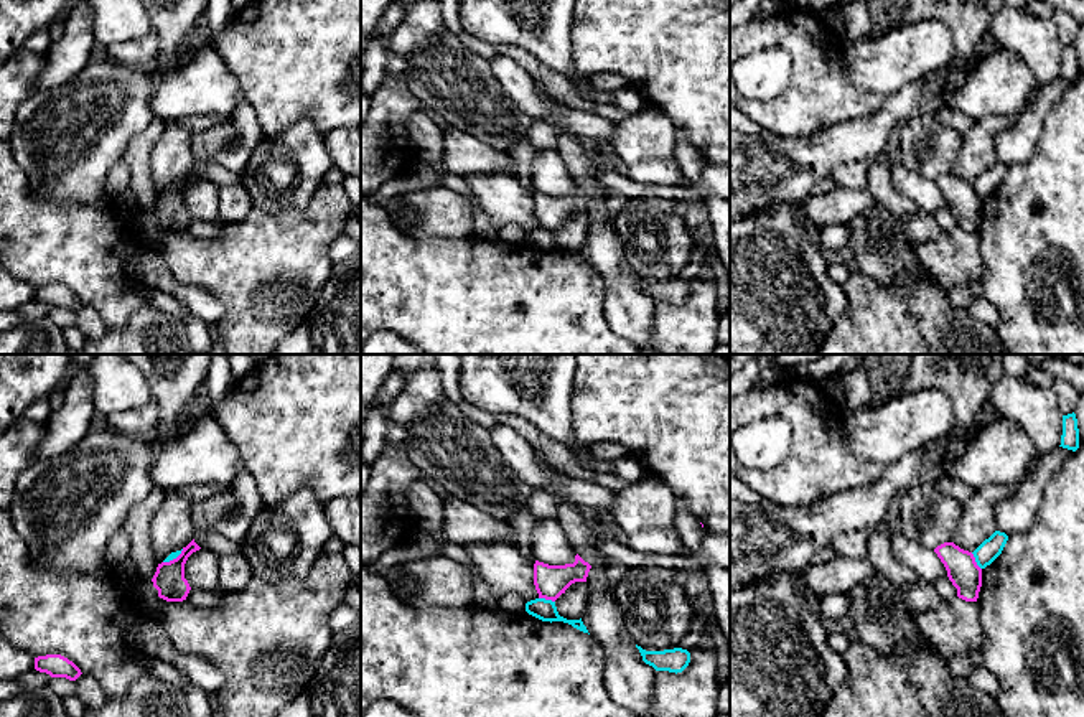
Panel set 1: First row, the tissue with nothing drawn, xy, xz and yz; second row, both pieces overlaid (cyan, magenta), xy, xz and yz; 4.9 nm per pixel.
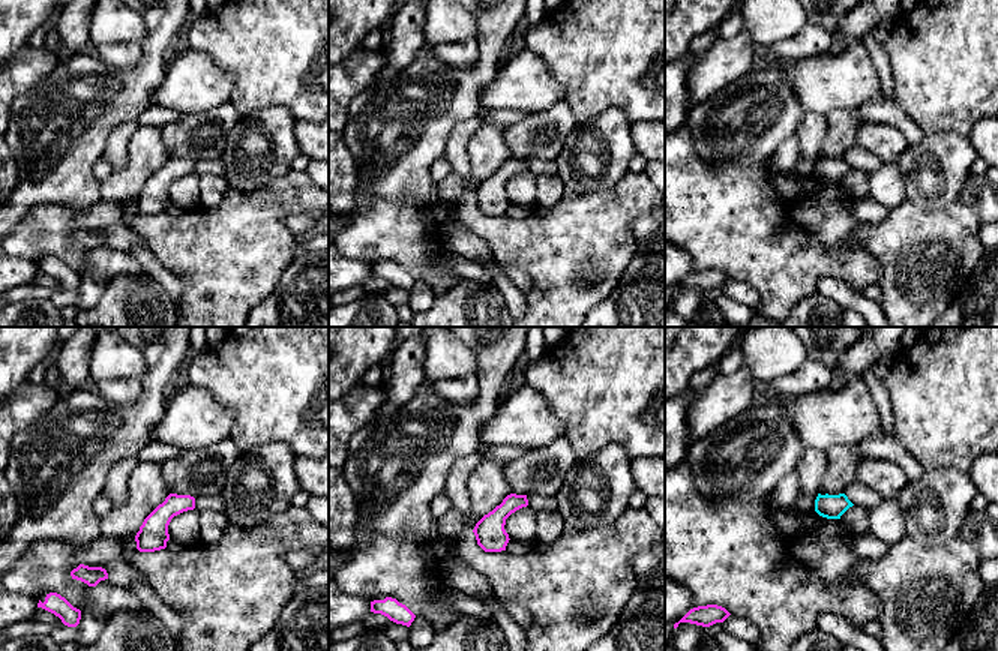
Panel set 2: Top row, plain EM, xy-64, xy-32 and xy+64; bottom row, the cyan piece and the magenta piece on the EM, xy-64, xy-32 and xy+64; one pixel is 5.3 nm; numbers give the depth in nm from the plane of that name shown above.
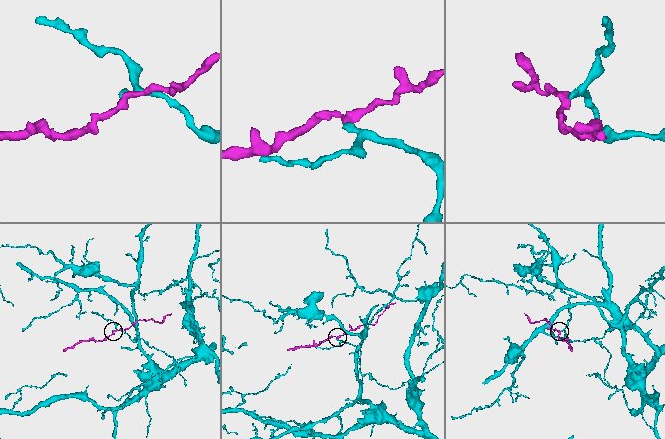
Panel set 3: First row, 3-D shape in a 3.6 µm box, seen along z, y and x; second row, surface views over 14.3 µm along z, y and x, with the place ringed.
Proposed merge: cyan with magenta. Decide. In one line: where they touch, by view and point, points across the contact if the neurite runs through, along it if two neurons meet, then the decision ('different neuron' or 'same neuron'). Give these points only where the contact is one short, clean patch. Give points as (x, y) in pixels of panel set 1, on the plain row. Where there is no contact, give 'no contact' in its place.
meets cyan in yz at (976, 192); border along yz (971, 183), (981, 200); different neuron

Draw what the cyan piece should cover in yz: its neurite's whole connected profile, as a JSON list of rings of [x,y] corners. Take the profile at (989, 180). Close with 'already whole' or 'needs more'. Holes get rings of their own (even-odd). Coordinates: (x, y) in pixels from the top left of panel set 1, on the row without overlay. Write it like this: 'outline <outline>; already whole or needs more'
outline [[[995,162],[988,170],[985,170],[972,185],[980,199],[990,196],[1003,181],[1008,166],[1005,163]]]; already whole

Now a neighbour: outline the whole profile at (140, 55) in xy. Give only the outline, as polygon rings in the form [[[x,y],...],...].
[[[152,30],[147,36],[132,41],[114,43],[105,48],[110,61],[138,73],[148,73],[155,68],[160,53],[160,41]]]

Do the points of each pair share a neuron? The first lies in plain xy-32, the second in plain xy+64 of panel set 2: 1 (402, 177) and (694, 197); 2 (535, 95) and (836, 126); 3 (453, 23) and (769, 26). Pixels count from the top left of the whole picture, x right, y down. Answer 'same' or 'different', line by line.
1: different
2: different
3: same

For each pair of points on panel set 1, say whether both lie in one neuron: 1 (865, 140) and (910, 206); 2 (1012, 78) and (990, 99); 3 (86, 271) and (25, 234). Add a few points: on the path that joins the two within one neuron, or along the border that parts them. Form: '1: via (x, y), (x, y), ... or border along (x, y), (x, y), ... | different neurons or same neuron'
1: border along (883, 157), (872, 162) | different neurons
2: via (1007, 83), (995, 94) | same neuron
3: via (71, 256), (60, 244), (40, 243) | same neuron

